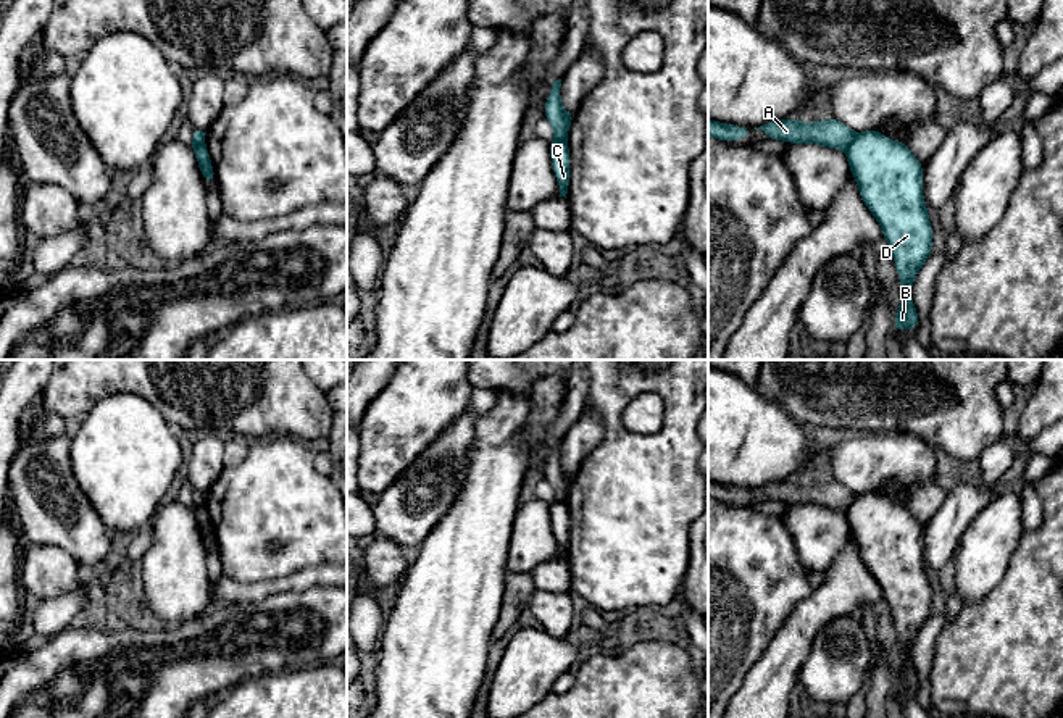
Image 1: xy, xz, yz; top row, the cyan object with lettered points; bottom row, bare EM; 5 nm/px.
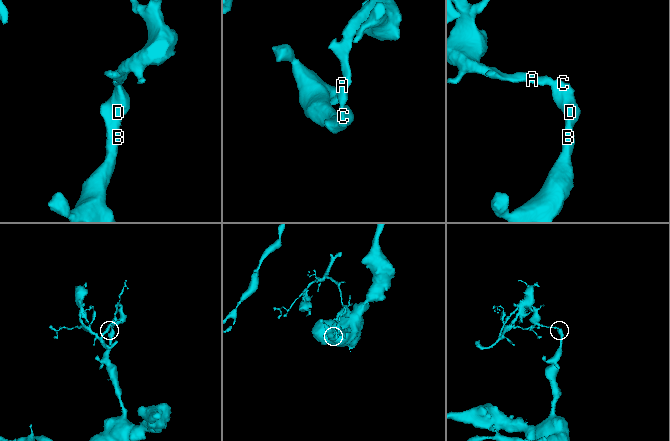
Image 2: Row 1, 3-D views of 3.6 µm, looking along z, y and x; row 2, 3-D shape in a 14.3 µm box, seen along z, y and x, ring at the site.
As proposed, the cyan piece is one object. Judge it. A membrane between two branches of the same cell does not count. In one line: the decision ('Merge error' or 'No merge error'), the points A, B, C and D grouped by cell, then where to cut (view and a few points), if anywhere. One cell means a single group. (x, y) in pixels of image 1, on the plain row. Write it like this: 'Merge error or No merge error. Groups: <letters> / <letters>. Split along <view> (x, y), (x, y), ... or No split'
Merge error. Groups: A / B C D. Split along yz (857, 496), (846, 512)

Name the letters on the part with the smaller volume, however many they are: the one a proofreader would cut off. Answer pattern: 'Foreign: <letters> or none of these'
Foreign: A

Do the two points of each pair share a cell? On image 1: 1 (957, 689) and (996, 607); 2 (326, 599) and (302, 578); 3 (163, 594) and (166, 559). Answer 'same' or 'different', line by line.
1: same
2: different
3: same

